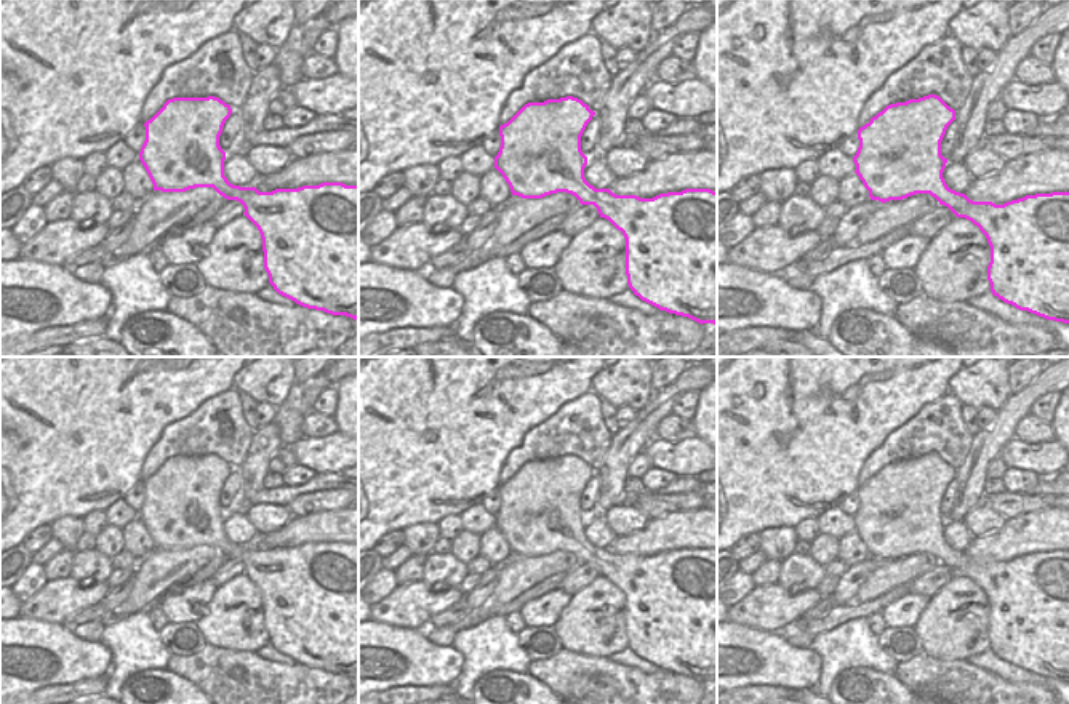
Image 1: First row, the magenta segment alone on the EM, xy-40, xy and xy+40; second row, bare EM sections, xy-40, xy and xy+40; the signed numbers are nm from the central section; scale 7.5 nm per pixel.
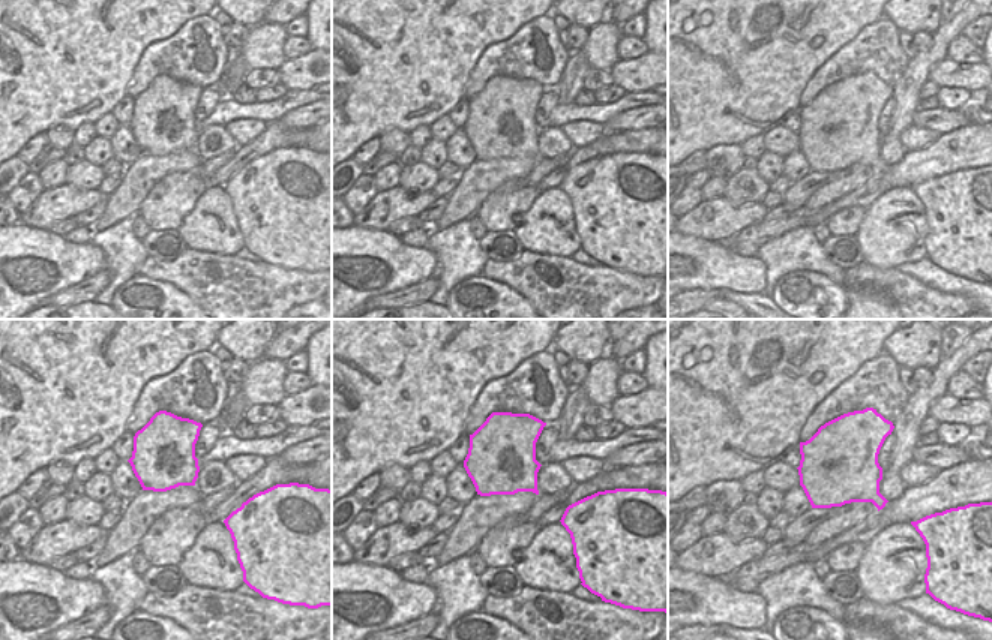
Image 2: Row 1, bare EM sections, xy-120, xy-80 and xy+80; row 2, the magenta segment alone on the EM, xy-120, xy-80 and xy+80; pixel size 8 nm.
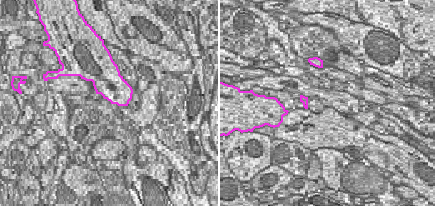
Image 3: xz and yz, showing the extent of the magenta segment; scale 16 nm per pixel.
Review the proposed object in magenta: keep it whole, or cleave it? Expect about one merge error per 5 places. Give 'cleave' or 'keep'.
keep

